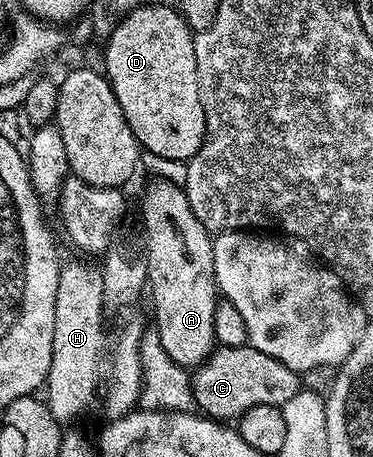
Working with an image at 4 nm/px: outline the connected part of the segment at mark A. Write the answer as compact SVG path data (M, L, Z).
M157 177L146 189L141 199L141 223L145 226L143 250L149 270L147 295L153 298L153 323L159 340L178 366L195 369L215 349L215 313L219 304L219 288L215 281L214 236L203 225L203 221L195 217L189 198L185 196L184 186L170 183L164 177Z

